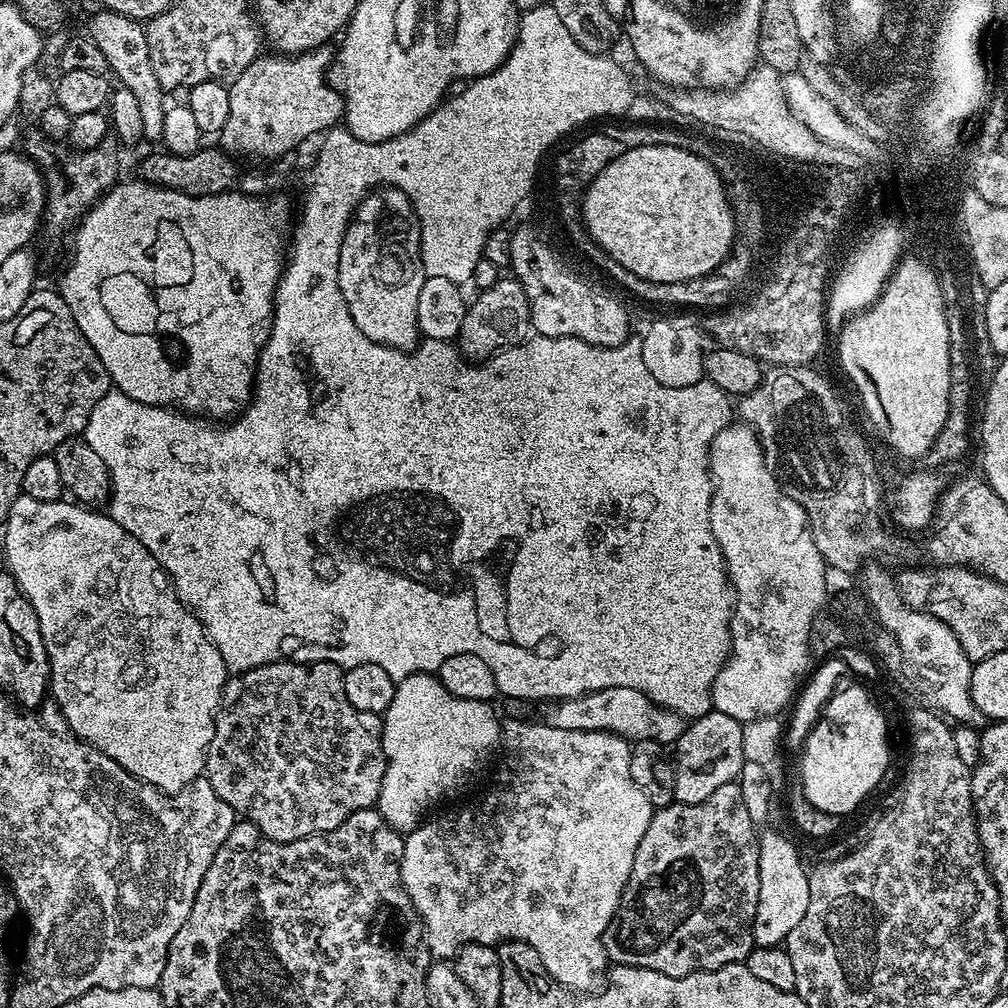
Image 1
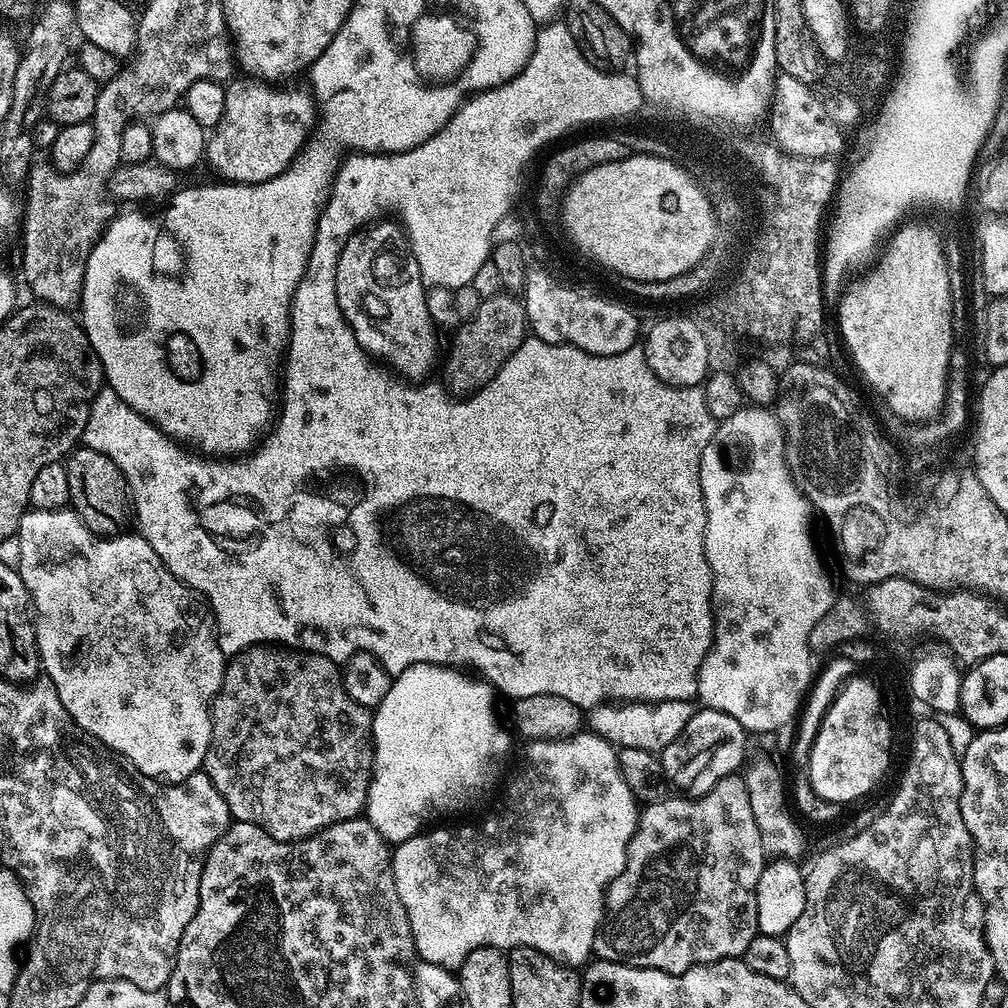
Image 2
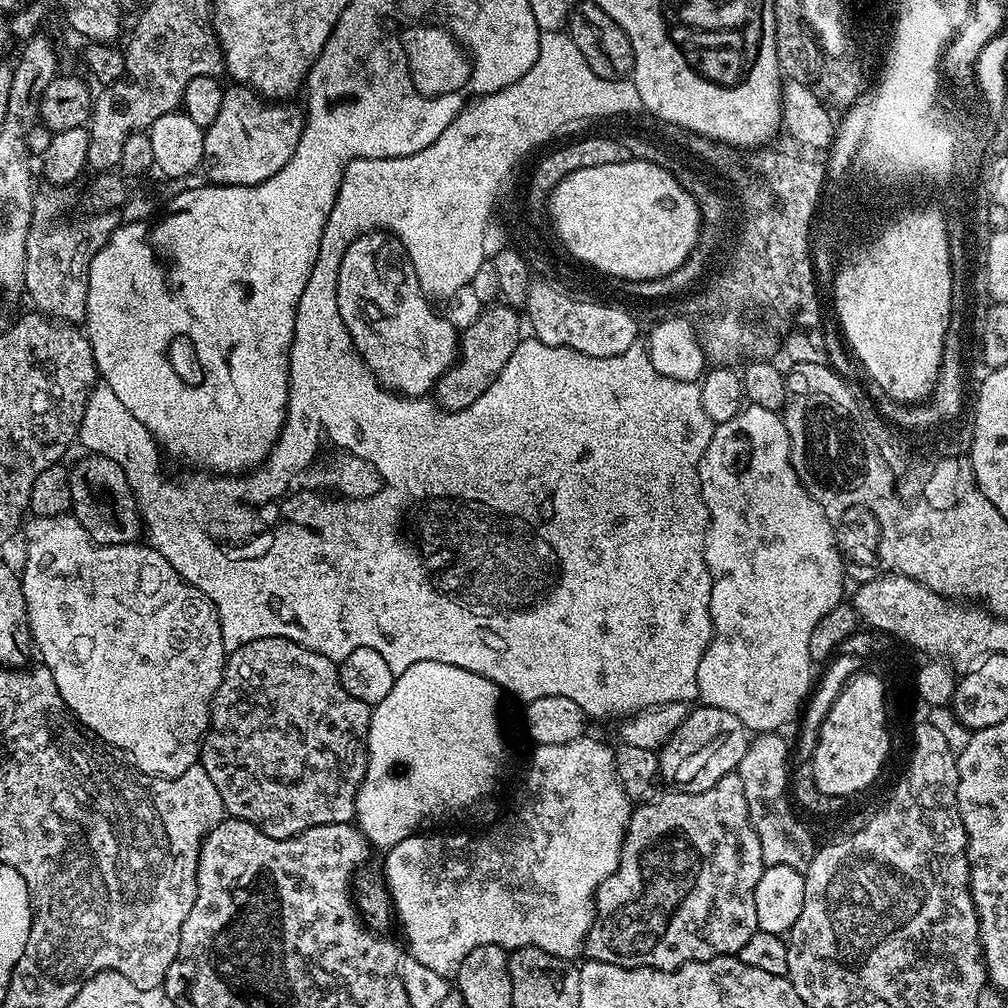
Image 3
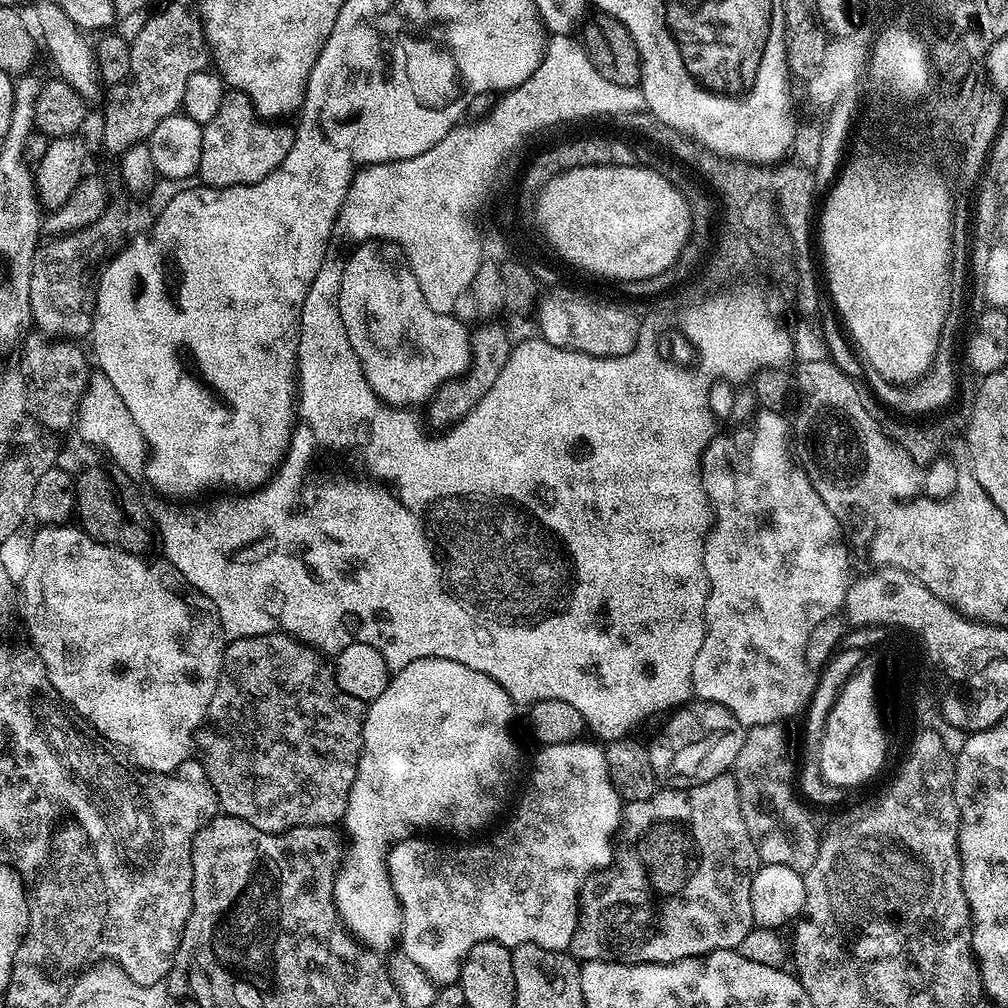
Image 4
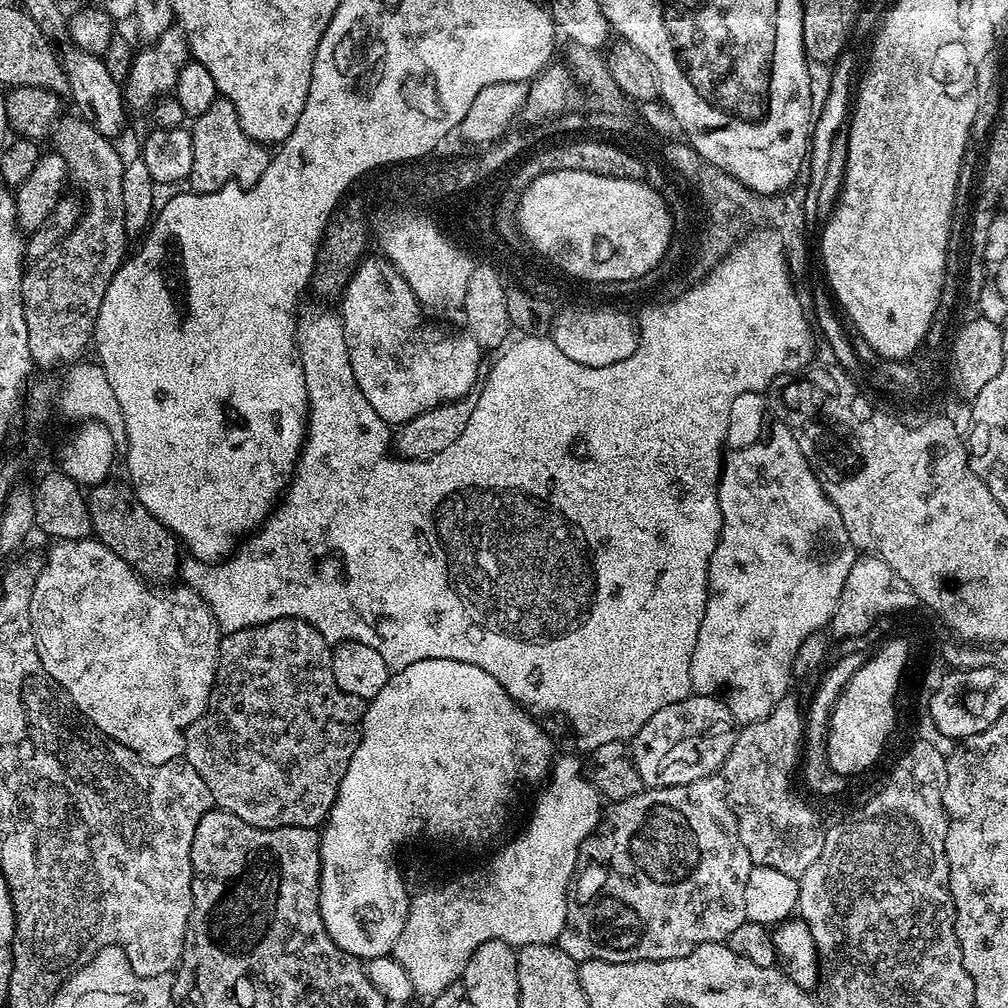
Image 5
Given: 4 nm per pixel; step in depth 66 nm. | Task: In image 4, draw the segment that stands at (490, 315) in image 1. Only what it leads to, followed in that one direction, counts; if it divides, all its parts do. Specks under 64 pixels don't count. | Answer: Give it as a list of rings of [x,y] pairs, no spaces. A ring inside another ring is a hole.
[[[500,322],[487,323],[490,325],[478,329],[477,332],[475,329],[471,333],[472,363],[469,364],[467,372],[459,380],[452,380],[442,385],[436,395],[428,401],[426,411],[428,411],[429,425],[427,424],[427,427],[429,429],[447,430],[455,426],[458,421],[464,420],[466,414],[470,414],[470,410],[474,410],[478,406],[478,402],[482,402],[486,390],[490,390],[490,386],[494,386],[498,374],[502,374],[502,366],[506,366],[514,344],[513,341],[508,341],[503,326],[496,323]]]

